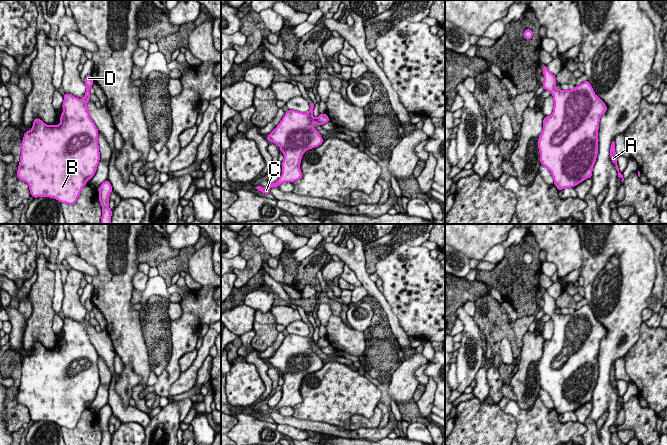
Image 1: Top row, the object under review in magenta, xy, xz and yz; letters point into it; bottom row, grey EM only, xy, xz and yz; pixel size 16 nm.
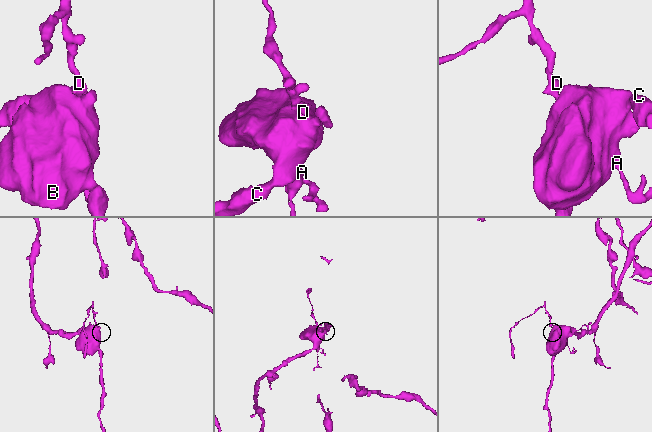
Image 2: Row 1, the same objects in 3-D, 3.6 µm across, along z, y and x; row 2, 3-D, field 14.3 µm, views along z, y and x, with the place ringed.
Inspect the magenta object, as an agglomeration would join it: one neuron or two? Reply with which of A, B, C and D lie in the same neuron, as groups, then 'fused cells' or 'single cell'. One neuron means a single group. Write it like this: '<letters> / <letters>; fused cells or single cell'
A B C D; single cell

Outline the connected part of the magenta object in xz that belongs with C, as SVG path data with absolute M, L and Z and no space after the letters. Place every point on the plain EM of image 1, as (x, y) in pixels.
M309 327L310 333L303 337L295 334L288 334L277 351L266 361L268 365L280 371L284 379L282 385L282 398L275 407L269 407L267 412L255 411L264 418L270 418L271 411L278 411L281 407L293 407L303 401L300 387L303 378L312 372L323 367L323 362L313 351L315 346L322 349L330 345L326 337L319 338L315 343L313 332L315 328Z

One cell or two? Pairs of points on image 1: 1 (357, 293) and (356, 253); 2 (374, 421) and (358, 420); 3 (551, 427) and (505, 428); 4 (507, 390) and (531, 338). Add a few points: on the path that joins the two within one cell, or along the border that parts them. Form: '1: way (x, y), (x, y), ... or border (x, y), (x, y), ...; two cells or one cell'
1: border (362, 285), (368, 293); two cells
2: way (370, 421), (362, 421); one cell
3: border (501, 409), (515, 419), (516, 434); two cells
4: border (510, 384), (516, 400); two cells

